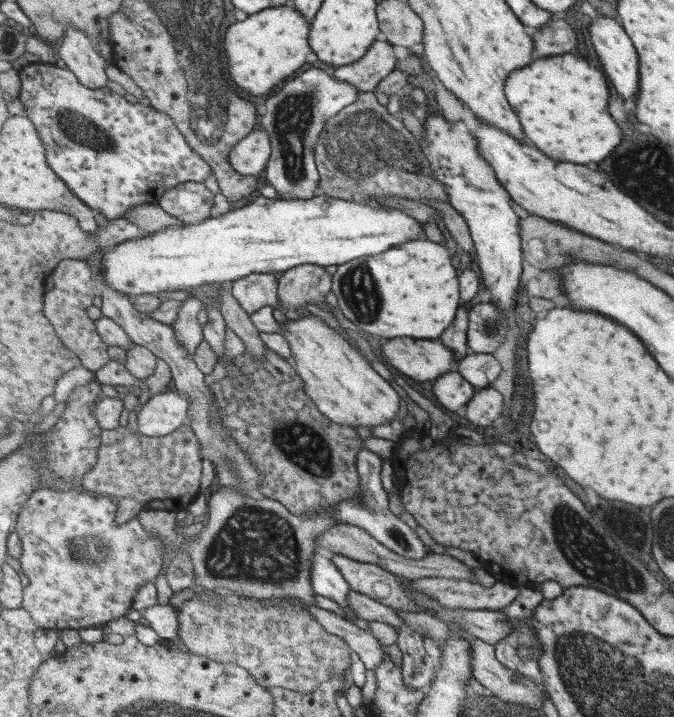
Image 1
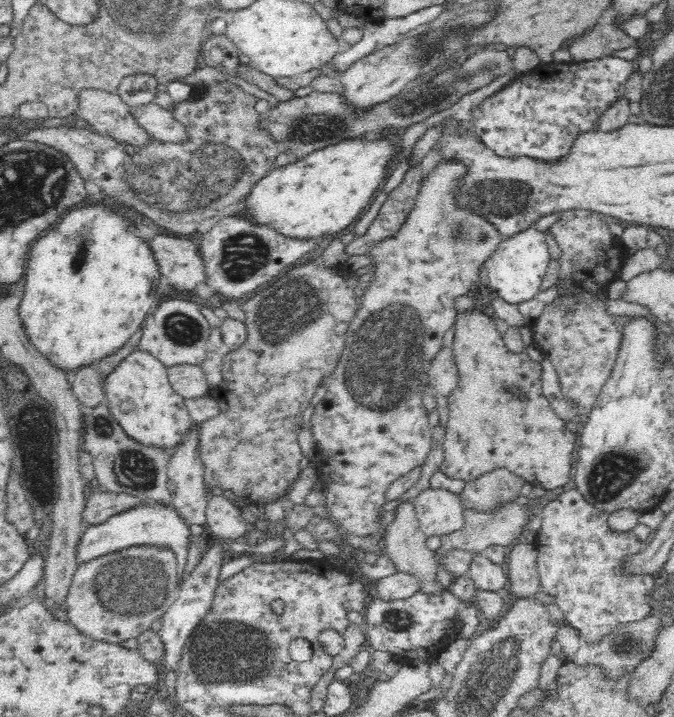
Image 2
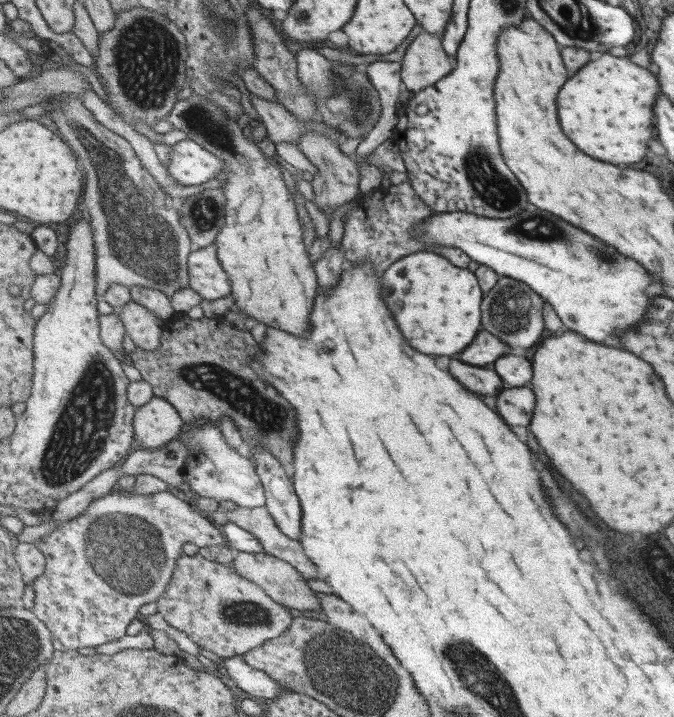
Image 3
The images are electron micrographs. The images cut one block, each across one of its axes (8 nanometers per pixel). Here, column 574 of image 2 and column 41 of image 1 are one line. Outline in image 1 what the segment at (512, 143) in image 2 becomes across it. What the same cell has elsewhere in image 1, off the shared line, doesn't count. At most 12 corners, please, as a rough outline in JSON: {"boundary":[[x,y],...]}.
{"boundary":[[20,69],[52,169],[118,219],[212,166],[176,122],[70,69]]}

